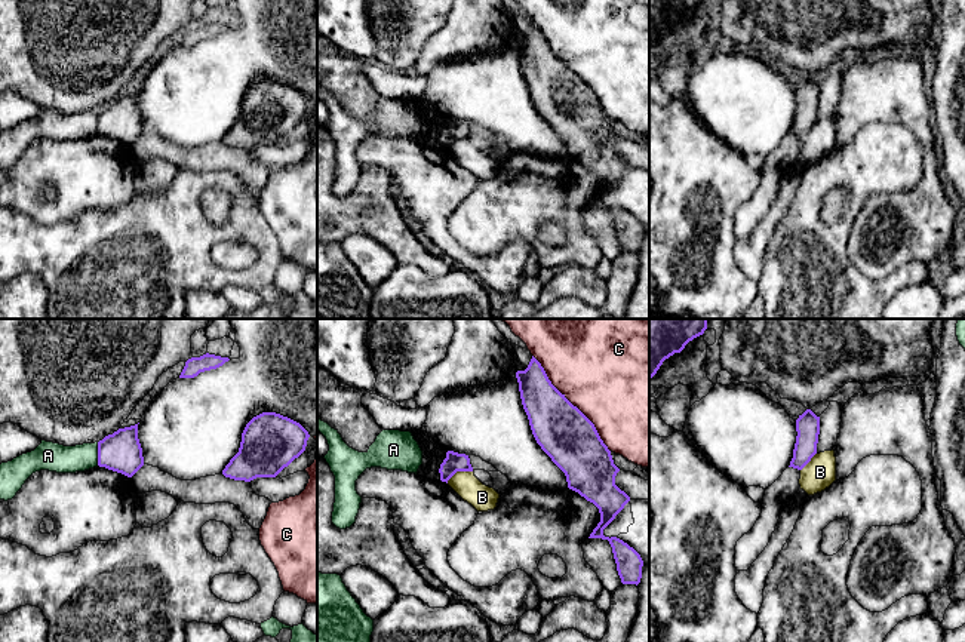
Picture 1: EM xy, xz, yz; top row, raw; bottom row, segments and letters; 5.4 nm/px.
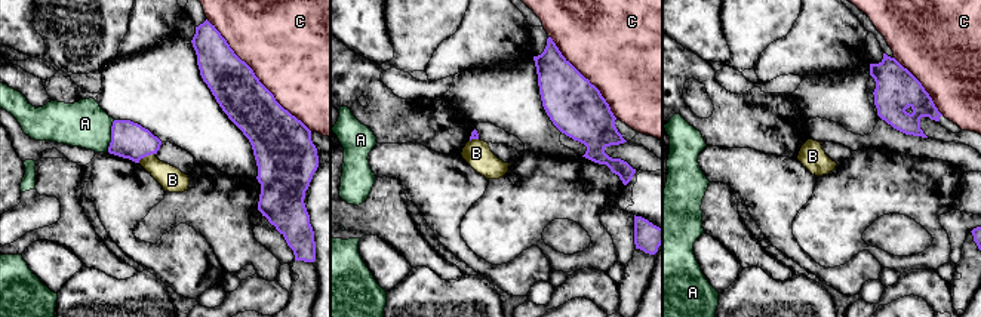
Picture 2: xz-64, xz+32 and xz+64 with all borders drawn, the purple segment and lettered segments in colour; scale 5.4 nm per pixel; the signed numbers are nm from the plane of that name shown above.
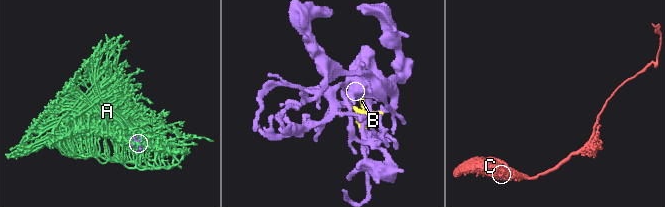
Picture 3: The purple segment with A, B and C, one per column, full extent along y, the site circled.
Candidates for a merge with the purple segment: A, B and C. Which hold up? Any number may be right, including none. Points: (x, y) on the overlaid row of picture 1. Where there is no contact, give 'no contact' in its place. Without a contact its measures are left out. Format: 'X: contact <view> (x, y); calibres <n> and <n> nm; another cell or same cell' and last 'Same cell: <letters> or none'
A: contact xy (98, 454); calibres 220 and 160 nm; another cell
B: contact xz (458, 470); calibres 110 and 140 nm; another cell
C: contact xz (571, 404); calibres 300 and 500 nm; another cell
Same cell: none

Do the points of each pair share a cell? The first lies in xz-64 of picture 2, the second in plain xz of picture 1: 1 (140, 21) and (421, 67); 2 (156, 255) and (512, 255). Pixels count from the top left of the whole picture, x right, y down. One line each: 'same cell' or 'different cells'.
1: same cell
2: same cell

